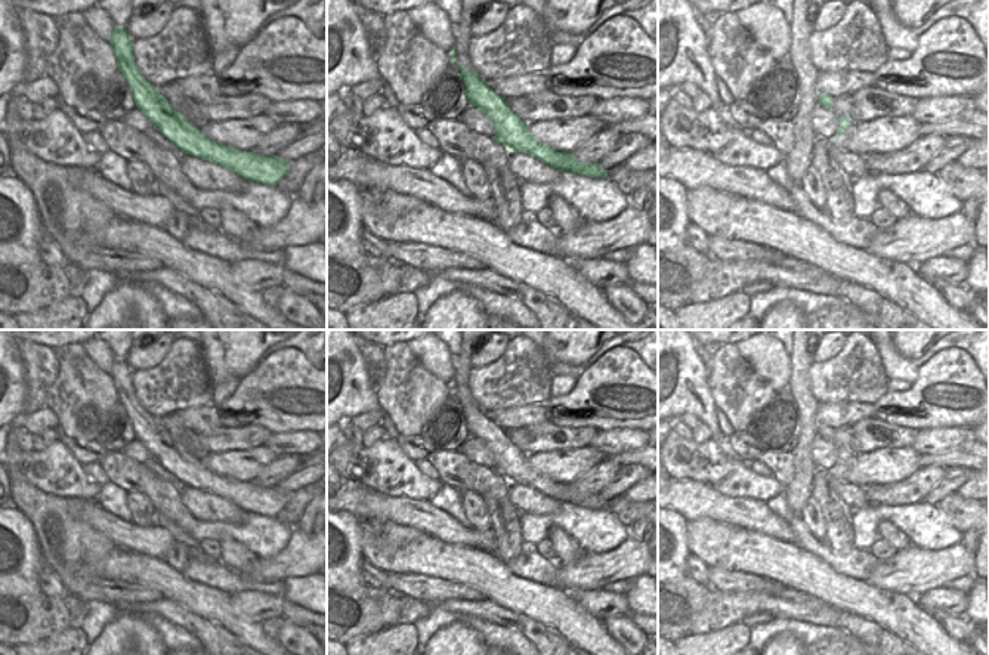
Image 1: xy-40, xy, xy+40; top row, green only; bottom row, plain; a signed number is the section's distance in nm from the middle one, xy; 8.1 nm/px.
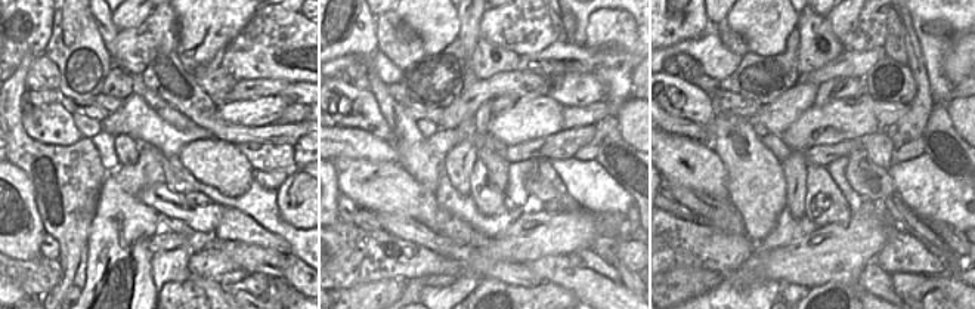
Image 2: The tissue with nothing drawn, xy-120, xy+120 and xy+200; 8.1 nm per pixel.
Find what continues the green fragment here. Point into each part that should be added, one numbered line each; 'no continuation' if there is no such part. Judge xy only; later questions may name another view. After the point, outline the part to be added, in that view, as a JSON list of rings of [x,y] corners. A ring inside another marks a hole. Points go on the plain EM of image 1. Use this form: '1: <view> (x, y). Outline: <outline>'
no continuation.

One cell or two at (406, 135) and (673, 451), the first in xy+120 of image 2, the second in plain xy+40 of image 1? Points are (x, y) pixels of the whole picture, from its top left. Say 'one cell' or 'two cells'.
two cells

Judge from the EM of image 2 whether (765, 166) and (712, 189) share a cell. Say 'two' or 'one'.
two

